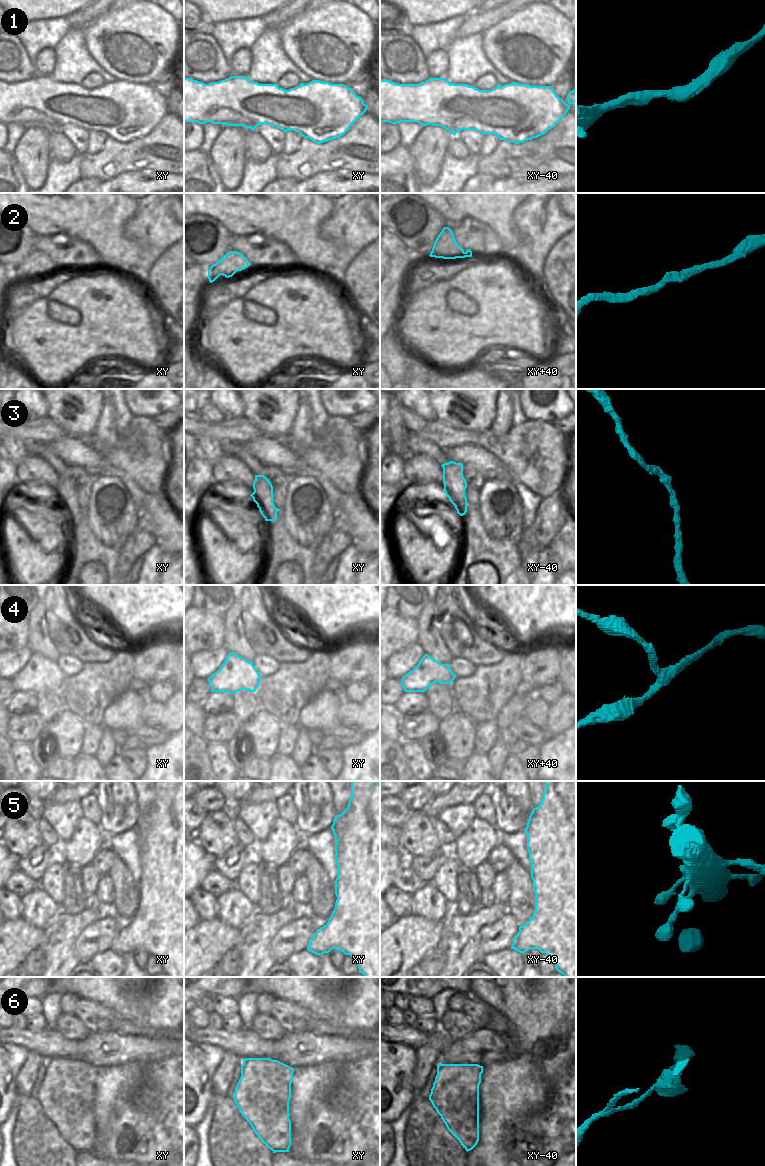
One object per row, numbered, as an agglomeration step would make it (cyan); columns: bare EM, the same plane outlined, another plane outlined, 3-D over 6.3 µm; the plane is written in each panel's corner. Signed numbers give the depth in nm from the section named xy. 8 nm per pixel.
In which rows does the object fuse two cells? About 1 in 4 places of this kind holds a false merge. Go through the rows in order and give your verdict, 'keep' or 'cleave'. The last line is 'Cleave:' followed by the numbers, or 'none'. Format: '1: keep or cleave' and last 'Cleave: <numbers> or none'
1: keep
2: keep
3: keep
4: keep
5: keep
6: cleave
Cleave: 6

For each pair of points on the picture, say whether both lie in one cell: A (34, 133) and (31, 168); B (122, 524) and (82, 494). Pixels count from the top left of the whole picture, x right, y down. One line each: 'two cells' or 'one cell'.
A: one cell
B: two cells

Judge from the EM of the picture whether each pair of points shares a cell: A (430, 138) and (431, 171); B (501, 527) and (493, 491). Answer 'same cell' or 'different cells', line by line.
A: same cell
B: same cell

